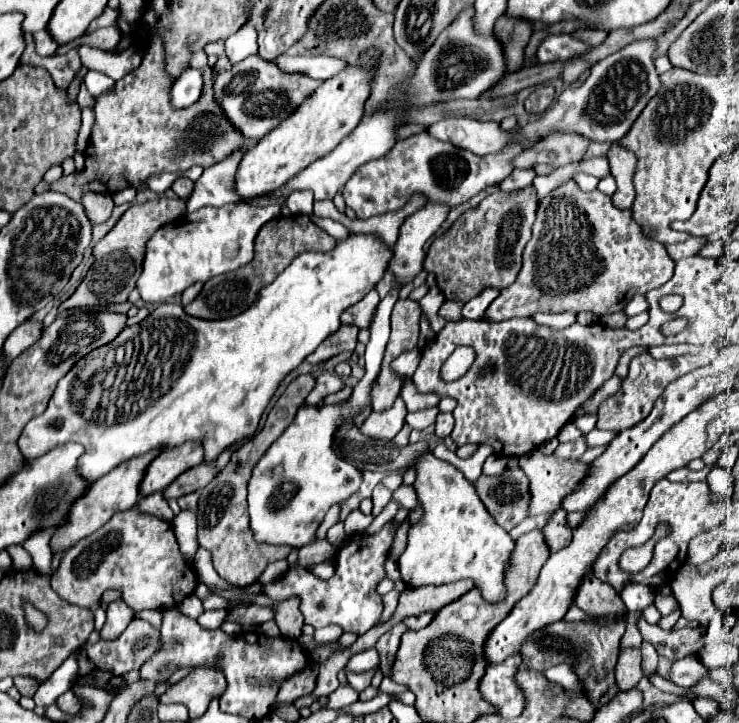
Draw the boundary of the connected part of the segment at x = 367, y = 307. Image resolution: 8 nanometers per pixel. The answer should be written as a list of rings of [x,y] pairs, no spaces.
[[[373,288],[371,292],[367,292],[363,296],[363,300],[359,300],[357,304],[349,306],[343,314],[341,314],[341,322],[343,324],[355,324],[359,328],[367,328],[371,322],[371,316],[375,314],[375,308],[379,304],[379,294]]]

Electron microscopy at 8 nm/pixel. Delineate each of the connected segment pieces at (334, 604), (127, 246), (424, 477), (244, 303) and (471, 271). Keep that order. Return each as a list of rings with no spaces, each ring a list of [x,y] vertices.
[[[389,520],[375,534],[349,536],[349,542],[343,548],[339,548],[339,552],[335,554],[335,576],[331,580],[321,580],[313,576],[309,570],[299,568],[299,570],[289,570],[283,578],[267,584],[263,590],[267,596],[277,600],[299,596],[305,624],[311,624],[313,628],[335,624],[343,632],[353,632],[361,636],[369,628],[379,624],[383,612],[383,600],[377,594],[377,584],[385,578],[385,560],[399,526],[401,522]]]
[[[157,198],[149,200],[145,204],[135,204],[131,206],[121,220],[113,226],[113,230],[97,242],[93,248],[95,264],[91,266],[89,274],[85,280],[79,284],[79,288],[61,304],[61,310],[69,308],[93,308],[93,306],[103,306],[107,302],[125,302],[129,292],[135,288],[135,282],[141,274],[141,262],[145,254],[145,242],[165,224],[181,218],[185,212],[185,206],[179,198]]]
[[[431,452],[417,456],[415,488],[423,504],[423,518],[409,528],[409,542],[399,558],[403,582],[407,586],[441,586],[463,578],[473,578],[489,602],[503,600],[503,570],[513,552],[513,538],[503,530],[483,506],[475,486],[465,480],[461,470],[435,458]]]
[[[309,216],[273,218],[259,230],[259,234],[255,238],[255,258],[243,268],[237,268],[229,274],[221,274],[221,276],[207,280],[201,294],[185,308],[185,312],[191,316],[197,316],[197,318],[205,318],[205,320],[237,316],[255,302],[259,290],[265,284],[271,284],[277,278],[277,274],[281,274],[295,256],[299,256],[303,252],[311,252],[311,250],[313,252],[329,252],[335,248],[335,244],[337,244],[337,240],[333,236],[329,236],[325,230],[321,230],[317,224],[313,224]]]
[[[533,186],[509,194],[497,190],[481,200],[477,208],[459,216],[451,230],[437,236],[429,246],[425,270],[435,272],[437,286],[445,300],[469,302],[487,286],[503,290],[515,282],[517,272],[521,270],[523,248],[531,238],[535,210],[537,198]]]

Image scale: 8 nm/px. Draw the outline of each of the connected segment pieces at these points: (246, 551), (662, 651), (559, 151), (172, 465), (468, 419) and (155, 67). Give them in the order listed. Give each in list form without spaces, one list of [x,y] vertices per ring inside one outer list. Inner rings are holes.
[[[301,374],[297,376],[287,390],[279,396],[275,406],[271,408],[267,422],[263,430],[253,434],[253,438],[243,444],[237,452],[233,452],[229,464],[203,488],[199,506],[197,506],[197,522],[199,522],[199,546],[207,548],[213,554],[213,566],[217,574],[231,584],[237,586],[247,586],[255,582],[263,570],[267,568],[269,562],[287,558],[289,546],[265,546],[257,544],[253,540],[253,534],[249,530],[249,516],[247,516],[247,482],[251,478],[251,470],[257,464],[257,460],[265,454],[265,450],[271,446],[273,440],[277,440],[285,426],[293,420],[293,414],[297,412],[297,406],[307,398],[309,390],[315,386],[315,378],[311,374]]]
[[[645,618],[637,620],[637,628],[647,642],[651,642],[659,656],[679,660],[689,654],[697,654],[703,648],[703,628],[683,628],[665,632],[659,626],[647,624]]]
[[[553,132],[535,148],[523,150],[521,154],[517,154],[513,158],[513,168],[531,168],[537,162],[559,168],[563,164],[581,160],[587,152],[587,146],[589,146],[589,138],[581,134]]]
[[[193,442],[177,446],[177,450],[161,452],[145,470],[145,476],[139,484],[139,498],[145,498],[153,492],[163,492],[177,476],[201,462],[203,450]]]
[[[513,318],[507,322],[487,322],[487,320],[459,320],[447,322],[447,326],[435,336],[433,344],[421,354],[421,362],[413,374],[413,382],[421,394],[437,394],[439,398],[453,398],[457,400],[457,408],[453,410],[455,426],[451,438],[457,446],[463,444],[487,444],[499,456],[525,456],[531,450],[537,450],[545,440],[555,438],[559,430],[571,420],[577,408],[595,394],[597,388],[603,386],[615,372],[611,352],[617,352],[609,344],[609,328],[601,324],[583,326],[579,322],[555,330],[549,326],[537,324],[533,318]],[[457,346],[473,346],[477,350],[475,364],[469,372],[455,380],[445,382],[439,378],[439,368],[451,356]]]
[[[151,38],[141,66],[95,98],[95,124],[85,150],[85,168],[79,174],[53,182],[49,188],[77,202],[87,192],[115,194],[125,188],[145,190],[147,178],[159,172],[185,172],[195,164],[207,168],[237,150],[245,152],[253,148],[257,140],[243,136],[217,104],[213,94],[215,78],[205,52],[199,52],[197,68],[203,70],[205,80],[201,98],[189,108],[173,110],[169,106],[171,80],[163,70],[161,38]]]

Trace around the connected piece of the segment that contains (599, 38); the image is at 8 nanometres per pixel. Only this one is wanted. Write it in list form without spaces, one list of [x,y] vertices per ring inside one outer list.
[[[580,29],[572,33],[573,36],[578,37],[590,46],[598,46],[603,43],[608,34],[609,32],[597,29]]]

